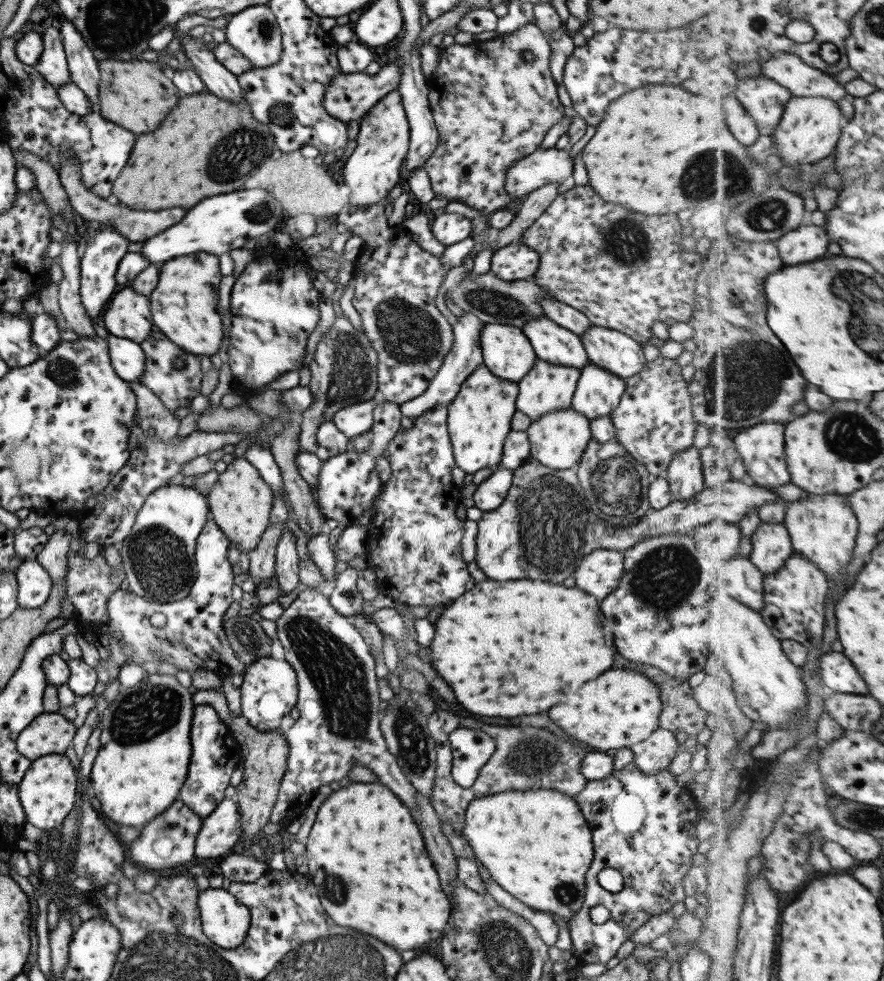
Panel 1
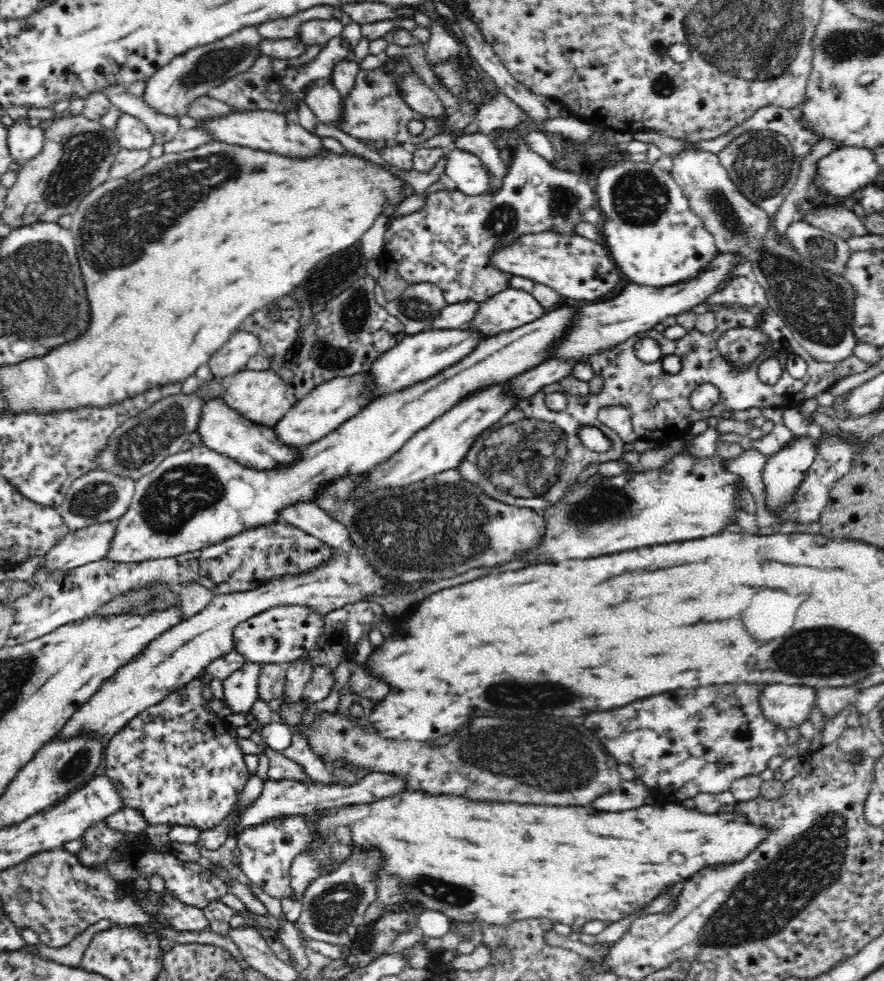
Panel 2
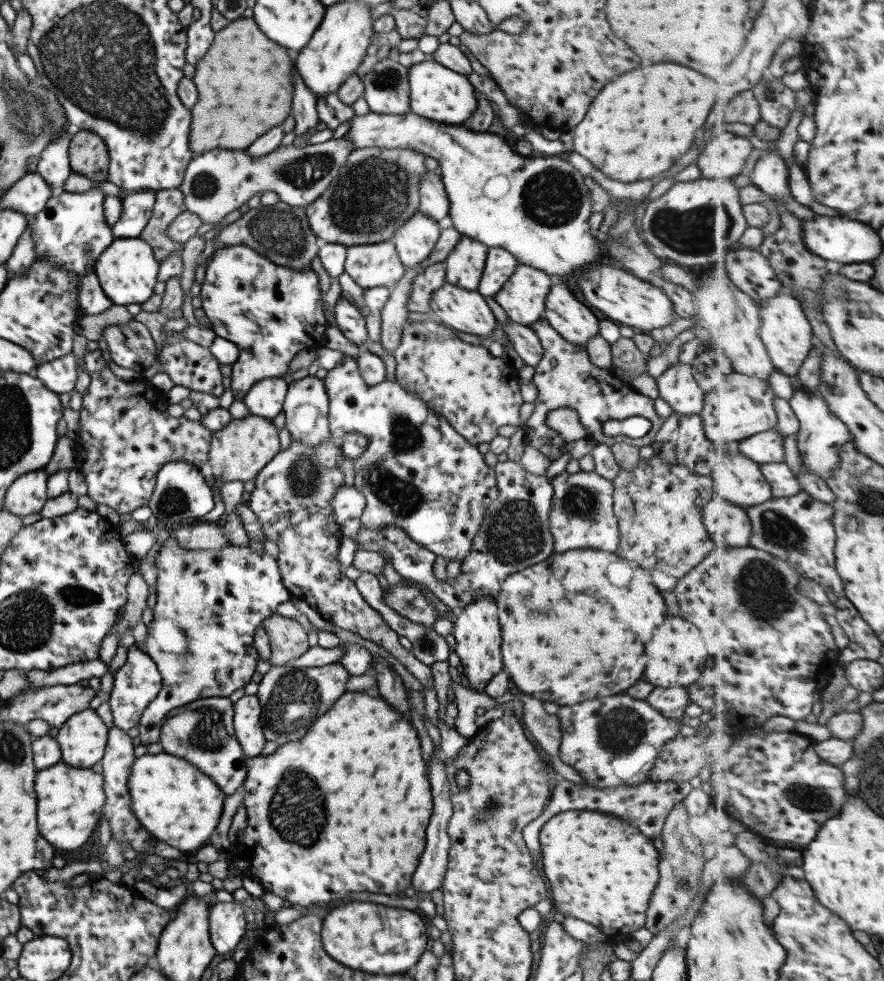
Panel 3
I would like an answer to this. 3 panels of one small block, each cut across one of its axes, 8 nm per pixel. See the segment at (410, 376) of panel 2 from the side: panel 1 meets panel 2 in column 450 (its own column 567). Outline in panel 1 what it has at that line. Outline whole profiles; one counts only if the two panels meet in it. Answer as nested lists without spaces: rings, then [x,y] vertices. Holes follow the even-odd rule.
[[[545,315],[531,317],[521,333],[529,340],[535,357],[555,366],[569,366],[578,371],[589,364],[579,336],[555,324]]]

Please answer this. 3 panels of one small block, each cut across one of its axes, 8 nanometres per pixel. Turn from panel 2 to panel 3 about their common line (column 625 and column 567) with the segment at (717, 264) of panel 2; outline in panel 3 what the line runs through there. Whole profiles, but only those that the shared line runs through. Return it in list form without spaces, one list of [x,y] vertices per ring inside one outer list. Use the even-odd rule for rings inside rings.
[[[566,284],[551,285],[545,296],[543,318],[563,341],[585,347],[599,333],[597,317],[579,302]]]

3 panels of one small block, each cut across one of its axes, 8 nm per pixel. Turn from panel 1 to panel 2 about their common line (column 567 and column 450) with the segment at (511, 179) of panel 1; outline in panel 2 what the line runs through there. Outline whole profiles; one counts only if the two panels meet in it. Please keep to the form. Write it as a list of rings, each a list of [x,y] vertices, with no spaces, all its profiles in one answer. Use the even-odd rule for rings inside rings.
[[[453,148],[447,158],[445,174],[448,174],[460,191],[468,196],[484,194],[490,190],[492,184],[492,173],[484,165],[480,157]]]

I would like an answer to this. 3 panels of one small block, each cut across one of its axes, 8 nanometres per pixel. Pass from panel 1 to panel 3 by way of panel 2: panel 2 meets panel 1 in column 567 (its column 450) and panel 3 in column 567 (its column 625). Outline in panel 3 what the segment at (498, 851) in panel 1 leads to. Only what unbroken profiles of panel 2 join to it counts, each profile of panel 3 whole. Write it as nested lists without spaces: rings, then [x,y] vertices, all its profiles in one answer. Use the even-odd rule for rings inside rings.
[[[569,810],[549,818],[543,824],[539,832],[539,846],[541,846],[541,870],[551,886],[552,906],[555,906],[553,911],[607,932],[609,930],[635,932],[644,927],[645,908],[659,876],[657,876],[657,852],[651,840],[647,840],[639,830],[607,814]]]

